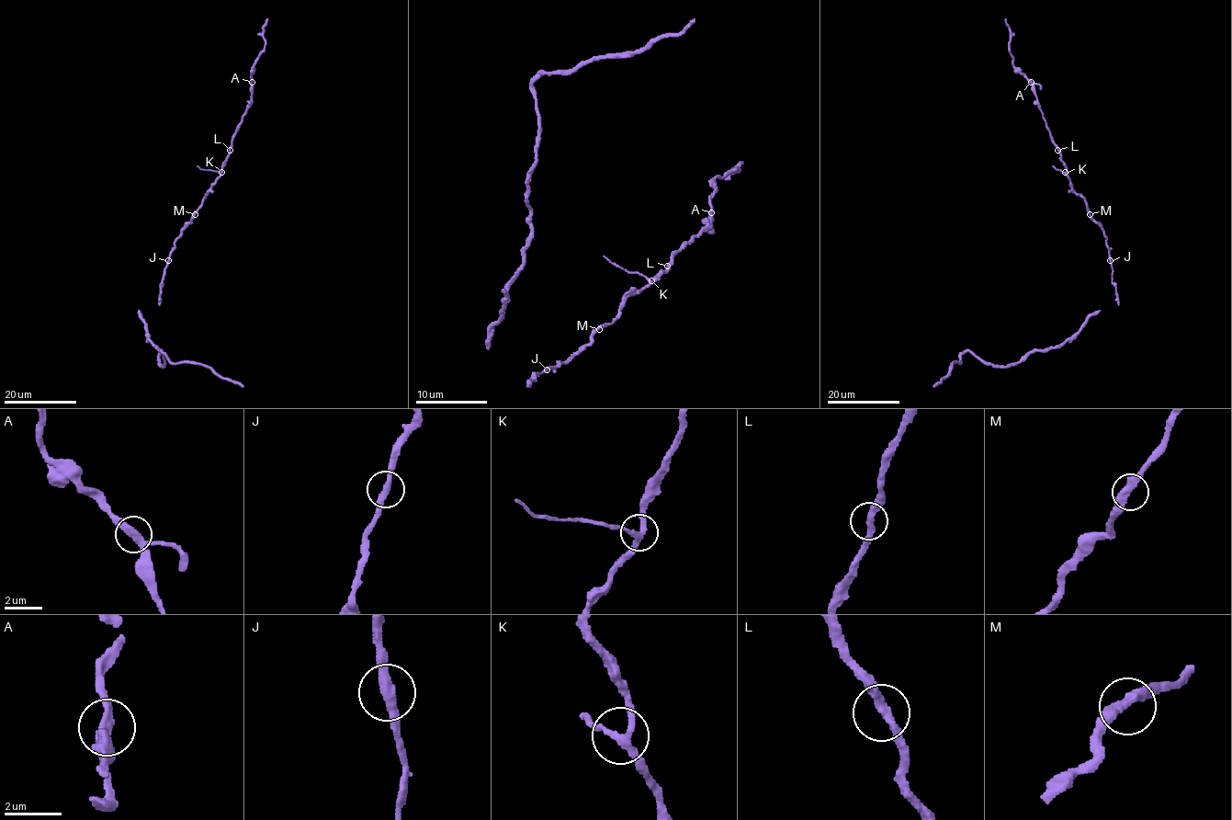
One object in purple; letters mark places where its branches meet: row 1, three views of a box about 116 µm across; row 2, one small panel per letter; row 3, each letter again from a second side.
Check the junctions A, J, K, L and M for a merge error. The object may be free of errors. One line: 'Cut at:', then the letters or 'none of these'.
Cut at: none of these

